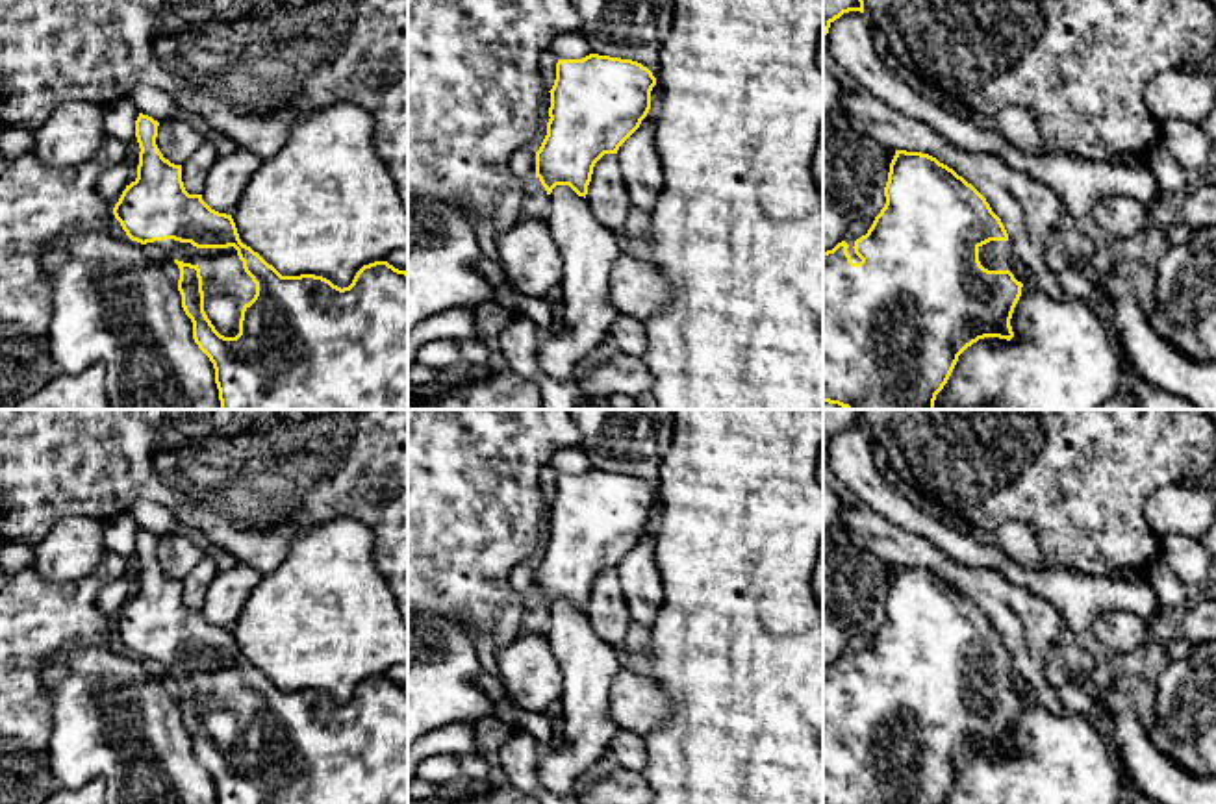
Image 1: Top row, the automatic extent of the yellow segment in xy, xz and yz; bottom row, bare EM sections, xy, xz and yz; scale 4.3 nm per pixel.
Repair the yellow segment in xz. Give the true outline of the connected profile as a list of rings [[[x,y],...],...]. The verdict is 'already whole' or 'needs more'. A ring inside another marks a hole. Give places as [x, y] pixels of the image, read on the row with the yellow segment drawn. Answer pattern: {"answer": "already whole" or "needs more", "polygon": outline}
{"answer": "already whole", "polygon": [[[589,54],[582,59],[558,59],[551,93],[547,135],[536,152],[536,178],[547,195],[556,185],[569,185],[578,196],[588,195],[593,167],[640,128],[651,109],[652,72],[638,61]]]}

